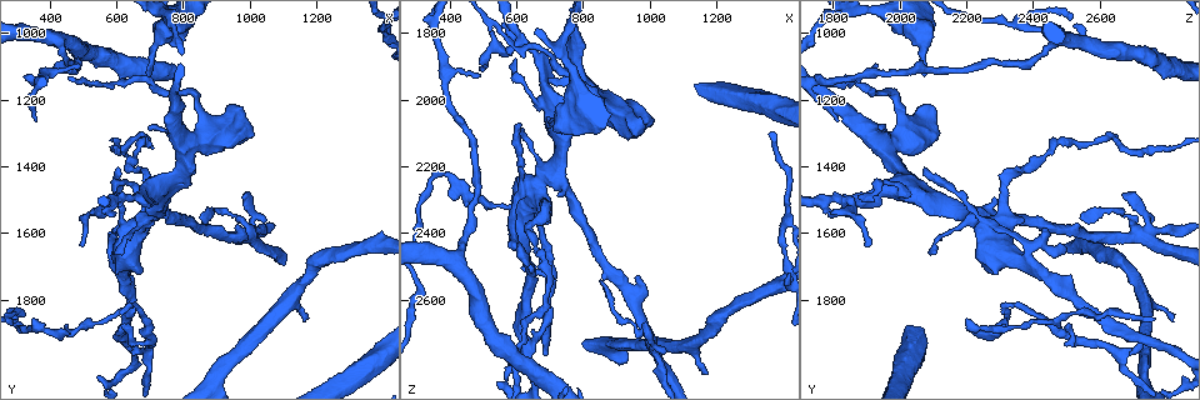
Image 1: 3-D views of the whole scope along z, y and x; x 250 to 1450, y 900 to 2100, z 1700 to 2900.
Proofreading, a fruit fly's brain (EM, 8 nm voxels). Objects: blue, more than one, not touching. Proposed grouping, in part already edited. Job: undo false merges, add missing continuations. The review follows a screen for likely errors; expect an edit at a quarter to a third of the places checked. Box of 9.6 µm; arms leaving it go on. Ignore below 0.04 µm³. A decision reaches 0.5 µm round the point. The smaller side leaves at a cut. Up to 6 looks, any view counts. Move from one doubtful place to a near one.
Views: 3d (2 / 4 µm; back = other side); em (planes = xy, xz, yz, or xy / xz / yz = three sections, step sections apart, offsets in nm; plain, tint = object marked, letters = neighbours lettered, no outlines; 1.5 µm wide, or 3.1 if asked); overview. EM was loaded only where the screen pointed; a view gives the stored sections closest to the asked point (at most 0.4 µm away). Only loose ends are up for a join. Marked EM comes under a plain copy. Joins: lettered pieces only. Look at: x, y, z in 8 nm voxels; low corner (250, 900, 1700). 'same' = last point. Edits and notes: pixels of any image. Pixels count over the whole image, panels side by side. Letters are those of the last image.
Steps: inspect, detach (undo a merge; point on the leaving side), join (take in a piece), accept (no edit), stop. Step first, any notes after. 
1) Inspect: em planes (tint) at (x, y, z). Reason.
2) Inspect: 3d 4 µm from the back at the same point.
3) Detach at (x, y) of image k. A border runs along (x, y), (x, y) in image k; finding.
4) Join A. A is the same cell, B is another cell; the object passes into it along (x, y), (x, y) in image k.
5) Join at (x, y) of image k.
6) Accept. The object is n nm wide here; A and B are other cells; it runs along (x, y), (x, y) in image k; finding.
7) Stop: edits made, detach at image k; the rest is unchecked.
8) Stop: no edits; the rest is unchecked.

Inspect: 3d 2 µm at (630, 1910, 2740). Arms part here.

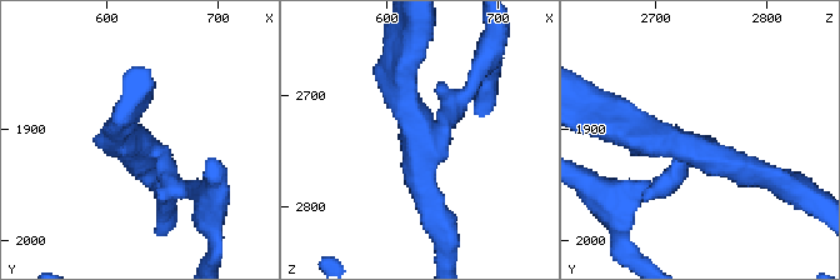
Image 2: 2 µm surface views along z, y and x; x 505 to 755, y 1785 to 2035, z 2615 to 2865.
Inspect: em xy step 4 (tint) at (632, 1916, 2728). 3 arms meet here; the arms are 160, 200, 220 nm wide; shape alone is not enough.

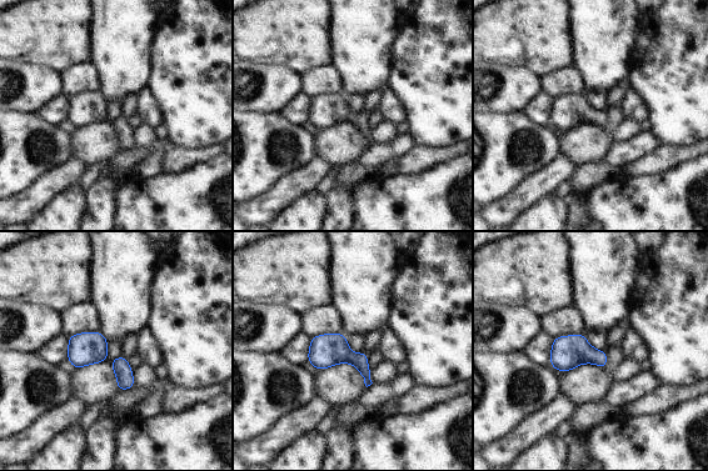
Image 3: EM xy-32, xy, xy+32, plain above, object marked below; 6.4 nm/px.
Inspect: em xy step 4 (letters) at the same point.

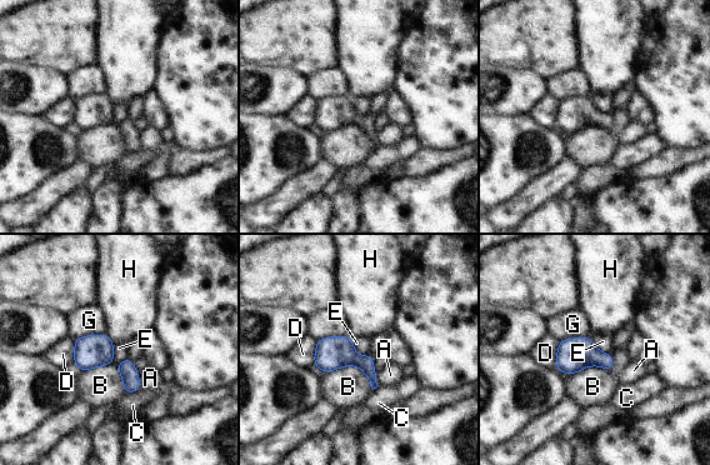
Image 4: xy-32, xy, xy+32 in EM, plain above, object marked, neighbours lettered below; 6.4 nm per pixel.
Accept. The longest contact is with B, 340 nm; A, B, C, D, E, G and H are other cells; a border runs along (589, 336), (596, 348), (610, 354) in image 4; continuous, no second neuron.

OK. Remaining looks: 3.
Inspect: 3d 2 µm at (620, 1870, 2510). Tapers out.

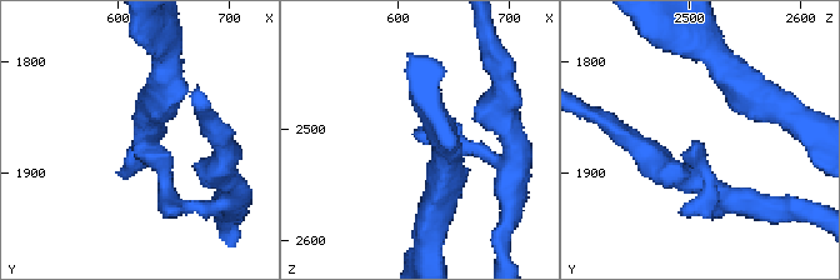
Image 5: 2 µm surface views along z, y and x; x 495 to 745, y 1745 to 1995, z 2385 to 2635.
Inspect: em xy step 4 (letters) at (612, 1874, 2508). Shape alone is not enough.

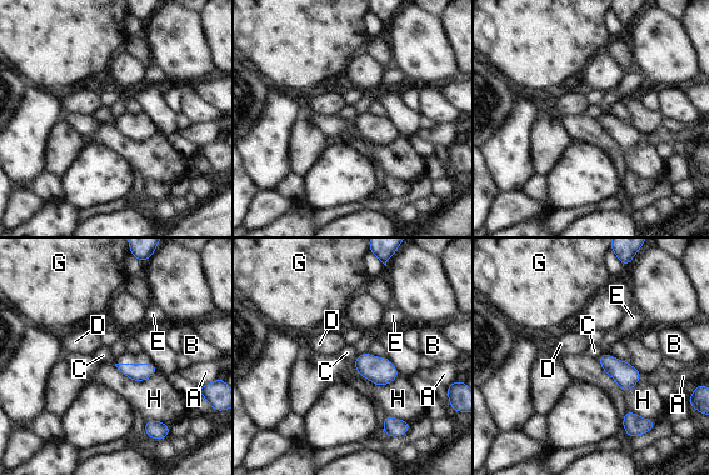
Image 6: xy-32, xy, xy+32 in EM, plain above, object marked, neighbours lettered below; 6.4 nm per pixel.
Accept. A, B, C, D, E, G and H are other cells; a border runs along (604, 353), (598, 359) in image 6; none of them fits.

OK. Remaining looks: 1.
Stop: no edits; the rest is unchecked.

